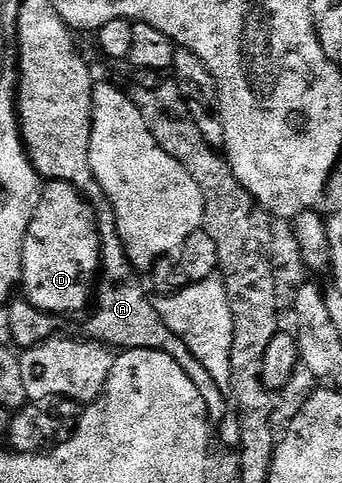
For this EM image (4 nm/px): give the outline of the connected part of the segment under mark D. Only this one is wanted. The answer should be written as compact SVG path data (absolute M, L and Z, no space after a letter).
M49 182L35 200L32 220L24 238L22 249L23 298L27 299L28 304L36 308L37 312L49 311L52 315L72 315L75 311L82 310L87 303L89 306L94 299L94 284L97 282L102 266L100 249L100 229L88 200L70 183Z

